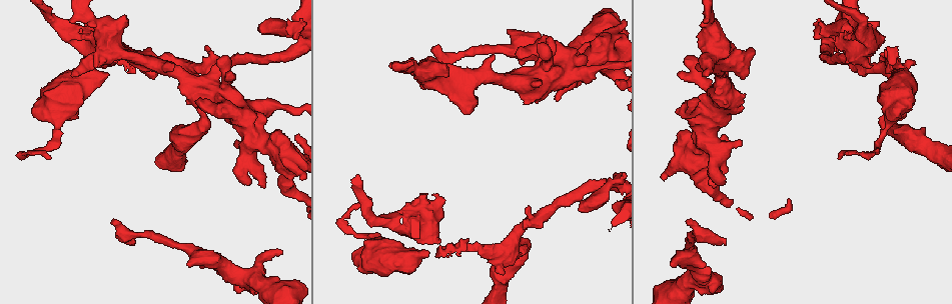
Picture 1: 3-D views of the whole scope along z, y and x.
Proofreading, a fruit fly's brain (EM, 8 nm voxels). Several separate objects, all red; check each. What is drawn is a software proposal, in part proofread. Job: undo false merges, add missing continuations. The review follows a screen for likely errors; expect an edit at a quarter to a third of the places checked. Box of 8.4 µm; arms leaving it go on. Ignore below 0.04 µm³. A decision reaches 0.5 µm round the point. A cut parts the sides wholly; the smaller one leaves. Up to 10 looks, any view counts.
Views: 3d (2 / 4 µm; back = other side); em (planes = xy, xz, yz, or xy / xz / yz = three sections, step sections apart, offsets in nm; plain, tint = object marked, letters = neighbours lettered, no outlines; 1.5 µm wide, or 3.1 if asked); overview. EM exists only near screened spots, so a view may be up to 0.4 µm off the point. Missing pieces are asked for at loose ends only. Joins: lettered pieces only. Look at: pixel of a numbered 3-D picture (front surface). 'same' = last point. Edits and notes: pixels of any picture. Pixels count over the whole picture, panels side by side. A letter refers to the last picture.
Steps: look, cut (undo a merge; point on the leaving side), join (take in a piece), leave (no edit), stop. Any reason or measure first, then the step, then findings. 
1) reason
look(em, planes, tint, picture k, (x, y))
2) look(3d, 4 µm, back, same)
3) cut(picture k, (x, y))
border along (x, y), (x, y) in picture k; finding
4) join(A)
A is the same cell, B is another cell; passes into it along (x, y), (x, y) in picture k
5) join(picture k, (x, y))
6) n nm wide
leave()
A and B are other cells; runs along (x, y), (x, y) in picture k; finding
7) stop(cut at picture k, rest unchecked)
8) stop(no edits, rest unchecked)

branch stops here
look(em, planes, plain, picture 1, (444, 67))

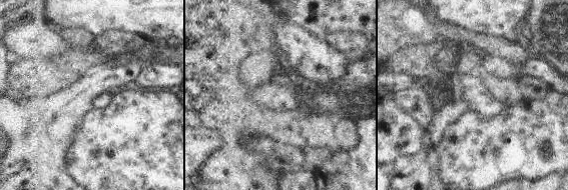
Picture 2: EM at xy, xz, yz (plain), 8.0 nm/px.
look(em, planes, letters, same)

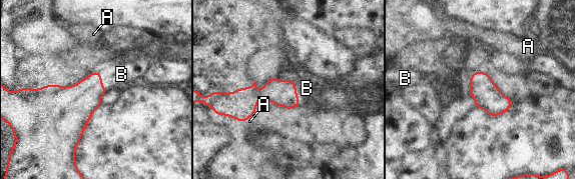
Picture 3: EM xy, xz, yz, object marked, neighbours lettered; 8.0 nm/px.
join(B)
B is the same cell, A is another cell; the neuron continues

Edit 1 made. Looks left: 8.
three-way junction
look(em, xy, step 8, tint, picture 1, (293, 31))

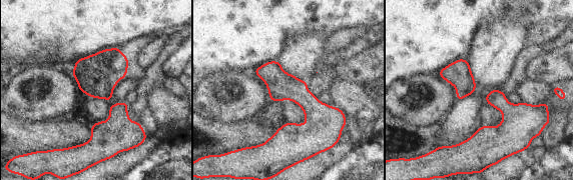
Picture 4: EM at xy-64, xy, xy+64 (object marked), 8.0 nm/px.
look(em, planes, letters, same)

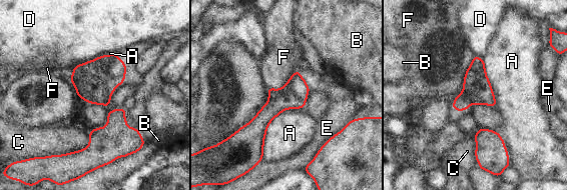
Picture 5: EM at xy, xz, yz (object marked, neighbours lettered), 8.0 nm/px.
220 nm wide
leave()
A, B, C, D, E and F are other cells; runs along (297, 73), (296, 85), (241, 134) in picture 5; one neuron here

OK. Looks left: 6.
branch stops here
look(3d, 2 µm, picture 1, (427, 252))

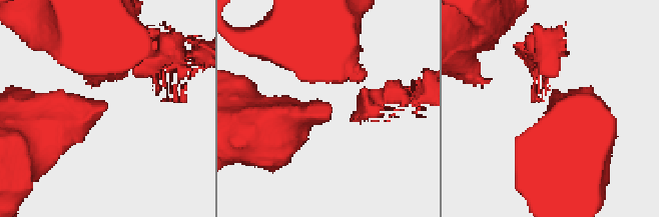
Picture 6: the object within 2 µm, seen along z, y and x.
now the EM
look(em, planes, letters, picture 6, (329, 107))

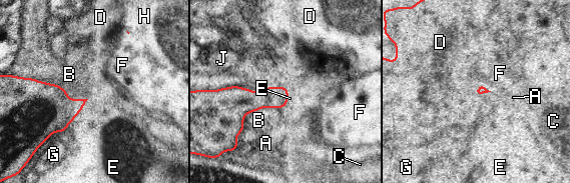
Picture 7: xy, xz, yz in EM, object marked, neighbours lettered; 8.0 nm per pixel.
leave()
A, B, C, D, E, F, G, H and J are other cells; border along (283, 85), (290, 95) in picture 7; none of them fits

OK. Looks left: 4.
branch stops here
look(3d, 4 µm, picture 1, (131, 245))

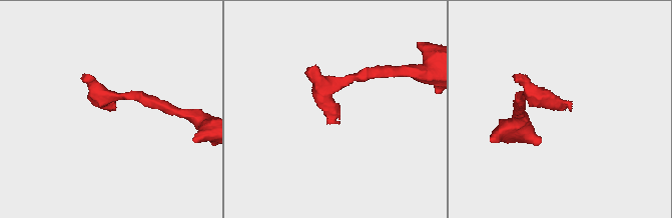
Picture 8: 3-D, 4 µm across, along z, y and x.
shape alone is not enough
look(em, planes, letters, picture 8, (571, 111))

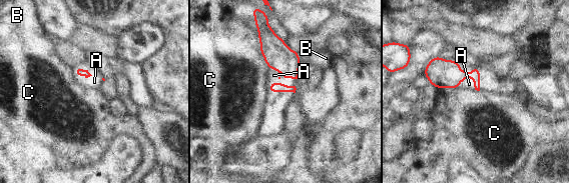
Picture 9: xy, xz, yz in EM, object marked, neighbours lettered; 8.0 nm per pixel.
join(A)
A is the same cell, B and C are other cells; the neuron continues

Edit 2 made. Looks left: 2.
stop(join at picture 3, join at picture 9, rest unchecked)

